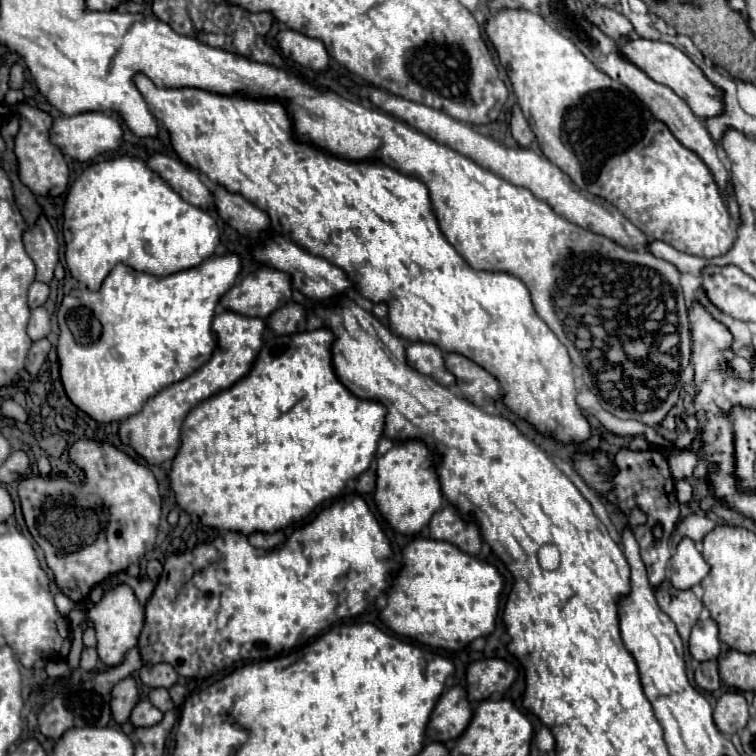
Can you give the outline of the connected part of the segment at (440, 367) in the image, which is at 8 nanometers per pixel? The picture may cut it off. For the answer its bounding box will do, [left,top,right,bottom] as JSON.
[407,342,455,386]

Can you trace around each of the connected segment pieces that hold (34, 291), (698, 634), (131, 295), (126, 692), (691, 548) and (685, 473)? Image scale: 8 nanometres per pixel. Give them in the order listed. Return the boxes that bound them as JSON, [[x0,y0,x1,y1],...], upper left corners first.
[[29,282,49,308],[689,620,719,660],[57,254,241,422],[111,676,139,724],[669,538,709,590],[669,452,697,480]]

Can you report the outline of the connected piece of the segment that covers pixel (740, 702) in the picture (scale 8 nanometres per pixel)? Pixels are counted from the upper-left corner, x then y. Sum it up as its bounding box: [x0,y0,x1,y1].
[713,692,749,736]

